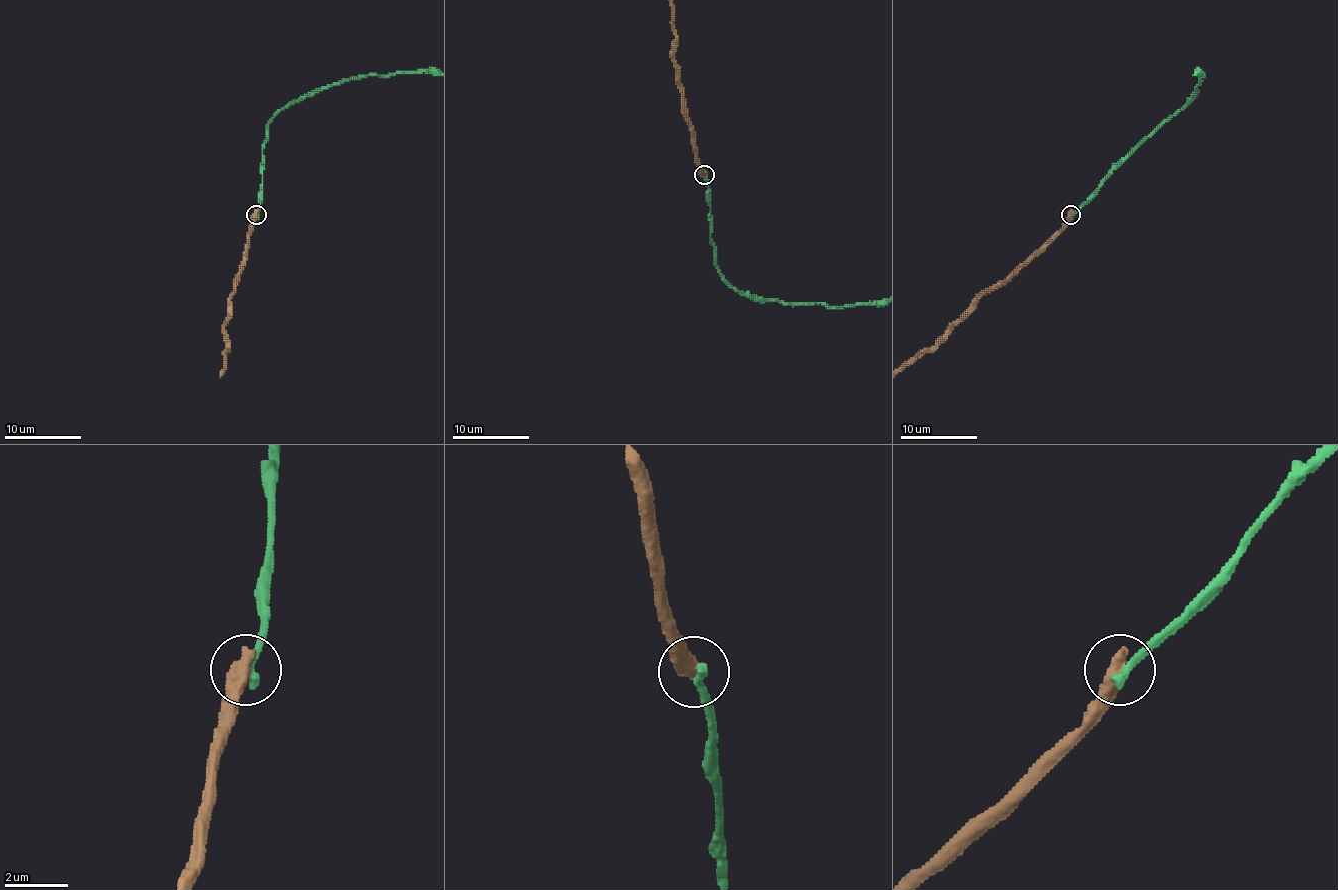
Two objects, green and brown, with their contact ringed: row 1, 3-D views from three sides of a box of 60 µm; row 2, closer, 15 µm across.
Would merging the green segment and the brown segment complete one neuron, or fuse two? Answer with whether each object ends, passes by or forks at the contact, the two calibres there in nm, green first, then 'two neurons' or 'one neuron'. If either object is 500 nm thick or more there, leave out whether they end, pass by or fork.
320 nm thick on the green side, 600 nm on the other; two neurons

